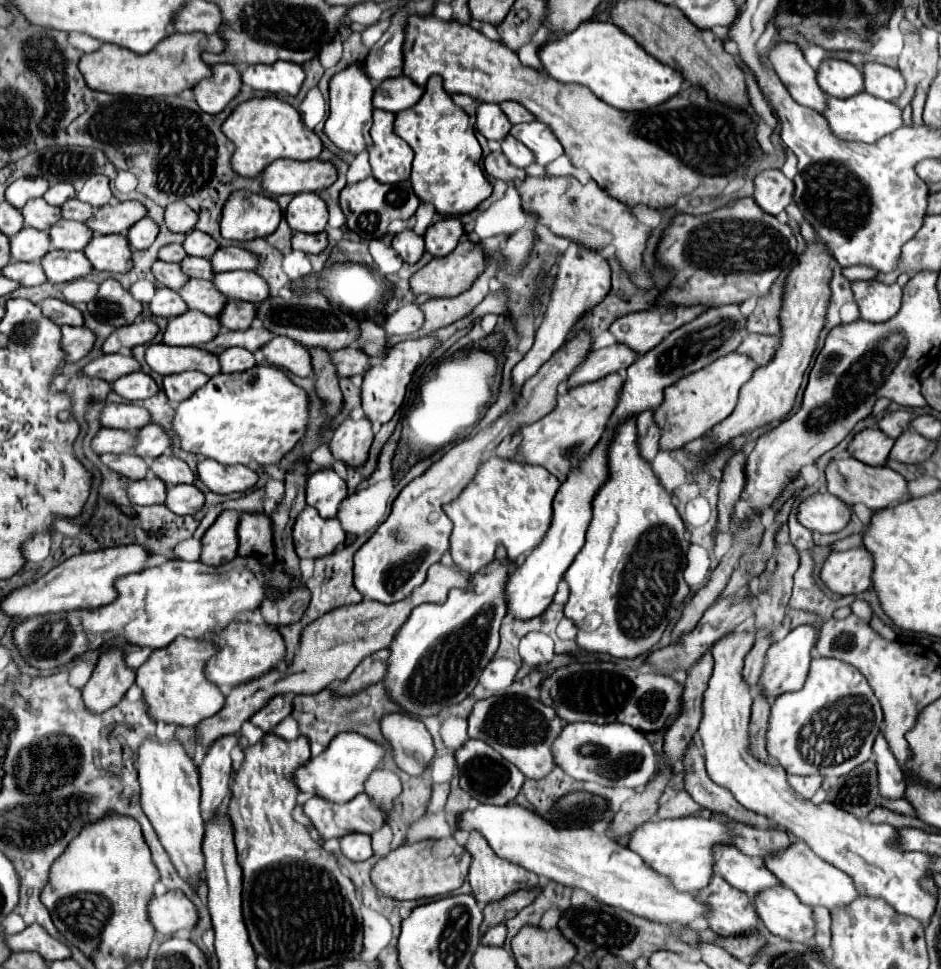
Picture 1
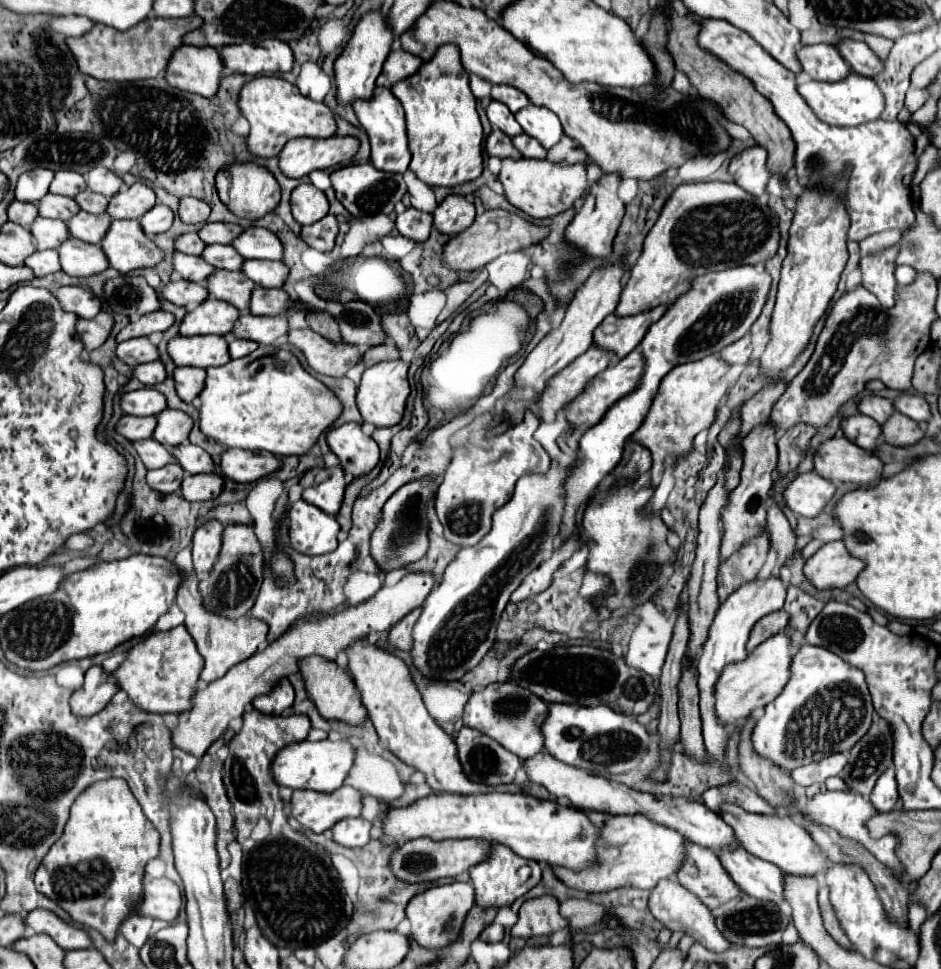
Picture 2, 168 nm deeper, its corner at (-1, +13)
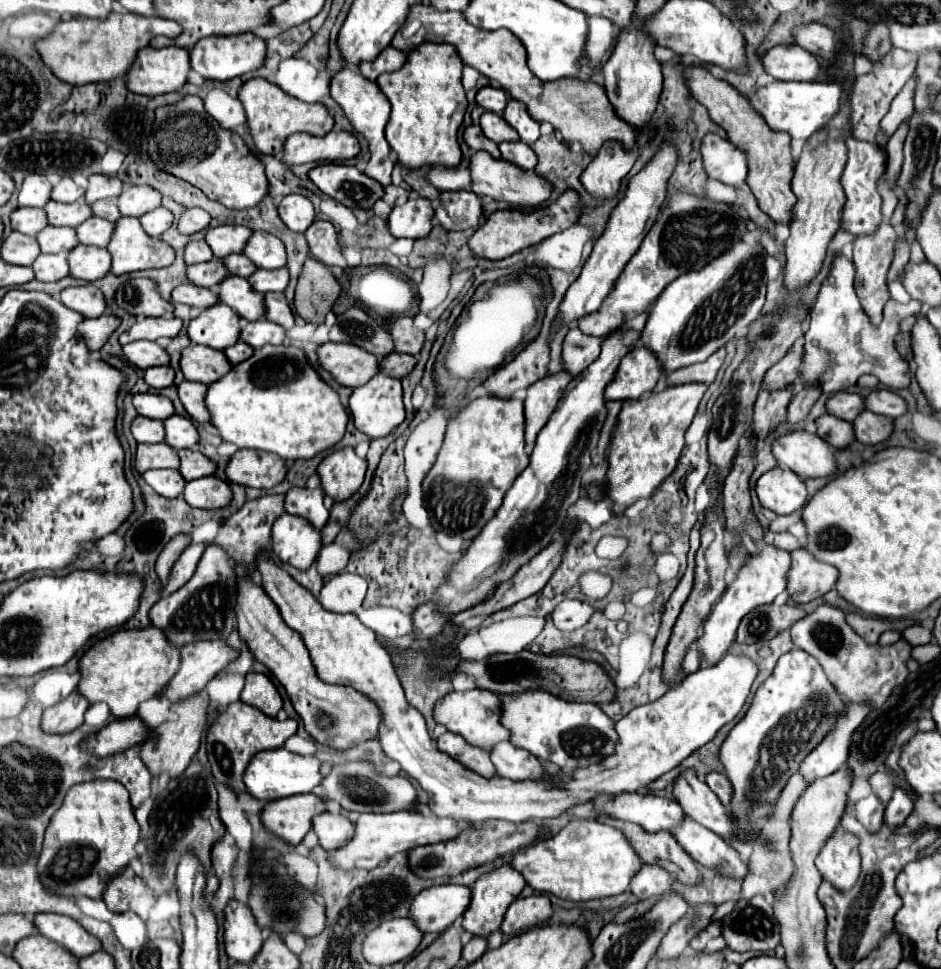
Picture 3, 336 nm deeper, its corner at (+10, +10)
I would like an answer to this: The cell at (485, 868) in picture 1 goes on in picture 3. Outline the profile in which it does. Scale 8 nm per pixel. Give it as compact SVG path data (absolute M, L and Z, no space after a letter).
M501 864L499 868L483 874L473 884L473 898L471 898L471 904L469 904L467 912L463 914L463 928L467 932L471 932L473 936L487 938L491 932L501 928L503 914L507 912L509 904L521 894L523 888L525 888L525 878L519 872L515 872L509 864Z

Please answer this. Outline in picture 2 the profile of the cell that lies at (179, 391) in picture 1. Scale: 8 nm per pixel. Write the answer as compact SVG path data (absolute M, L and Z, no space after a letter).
M176 367L172 379L176 383L178 397L186 403L192 403L204 387L206 371L198 369L198 367Z

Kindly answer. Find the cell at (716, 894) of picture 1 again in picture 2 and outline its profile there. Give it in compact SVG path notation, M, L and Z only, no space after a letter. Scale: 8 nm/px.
M688 841L688 859L678 871L678 881L712 911L726 901L740 899L742 891L724 871L718 855Z

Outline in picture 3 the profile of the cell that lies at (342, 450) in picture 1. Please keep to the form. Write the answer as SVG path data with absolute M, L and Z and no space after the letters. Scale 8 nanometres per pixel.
M341 448L319 464L317 474L321 478L325 496L329 496L333 502L345 502L363 484L365 470L367 462L357 458L353 448Z

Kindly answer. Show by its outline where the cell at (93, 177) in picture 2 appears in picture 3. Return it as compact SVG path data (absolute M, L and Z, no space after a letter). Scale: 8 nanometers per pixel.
M93 174L89 178L89 186L85 192L87 204L103 200L103 198L117 198L121 194L123 186L117 176L103 176L103 174Z

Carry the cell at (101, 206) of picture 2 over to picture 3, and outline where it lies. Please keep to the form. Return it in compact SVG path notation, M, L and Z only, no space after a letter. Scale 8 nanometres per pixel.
M99 200L95 204L91 204L95 216L101 216L101 218L107 218L109 222L117 222L121 218L119 214L119 208L115 206L115 200Z

